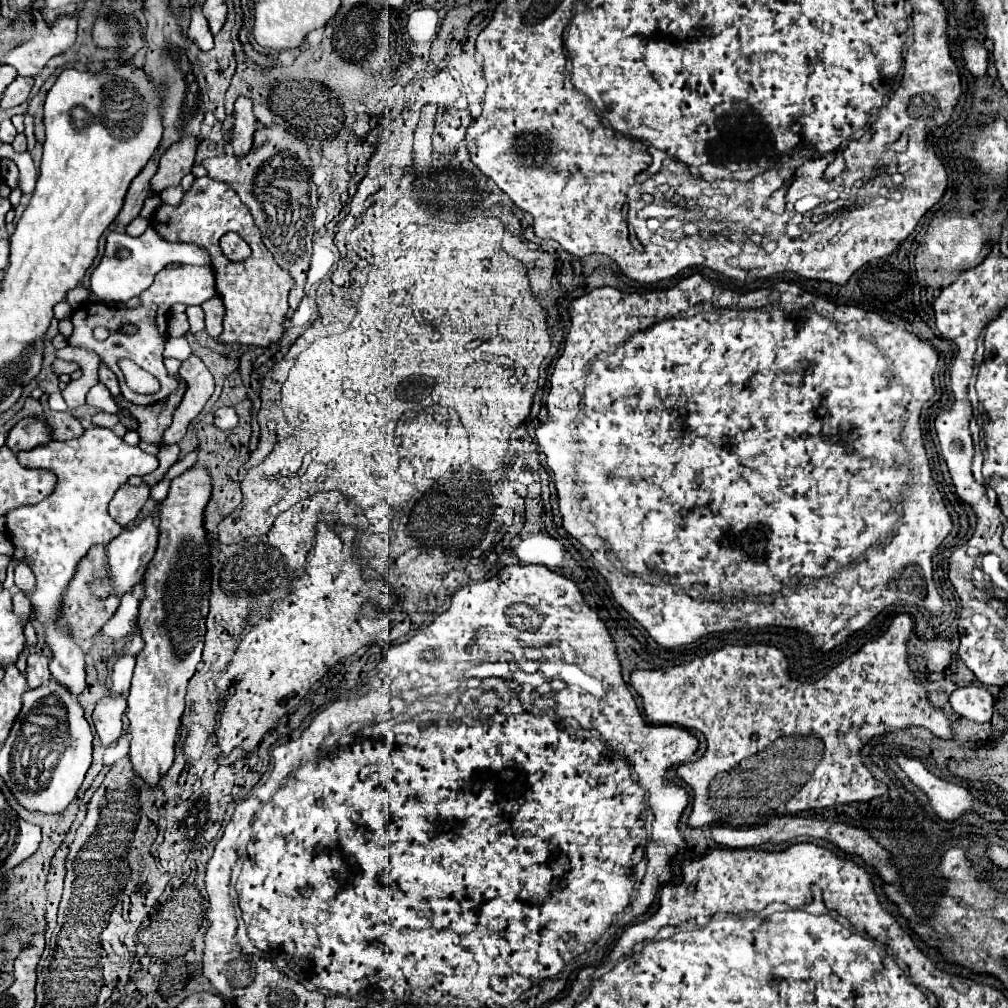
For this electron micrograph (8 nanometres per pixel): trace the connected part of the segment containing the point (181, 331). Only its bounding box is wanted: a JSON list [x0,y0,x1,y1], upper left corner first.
[167,314,189,338]

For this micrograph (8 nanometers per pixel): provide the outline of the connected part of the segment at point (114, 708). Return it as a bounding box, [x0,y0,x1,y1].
[93,694,127,746]

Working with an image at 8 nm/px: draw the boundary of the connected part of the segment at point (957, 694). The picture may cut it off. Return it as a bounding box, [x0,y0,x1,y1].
[951,686,993,722]

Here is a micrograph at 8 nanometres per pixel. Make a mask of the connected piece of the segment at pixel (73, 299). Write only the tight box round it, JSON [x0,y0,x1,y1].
[67,286,89,310]

